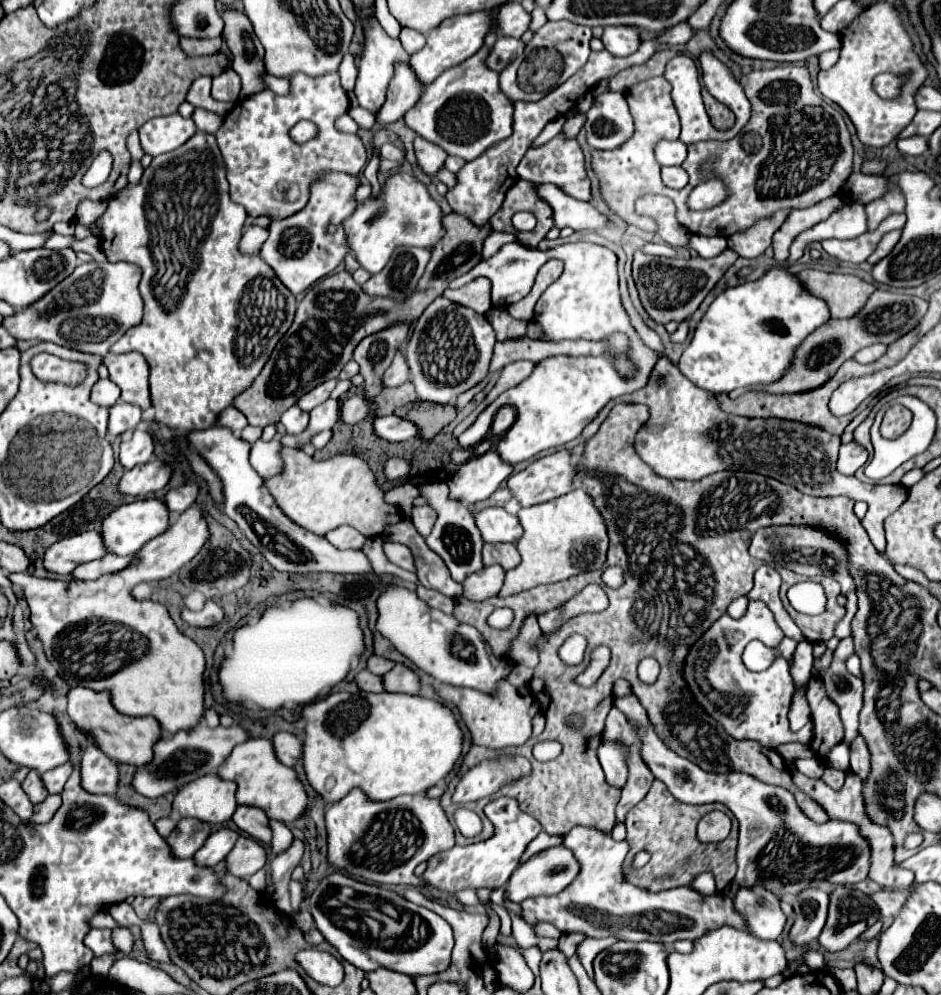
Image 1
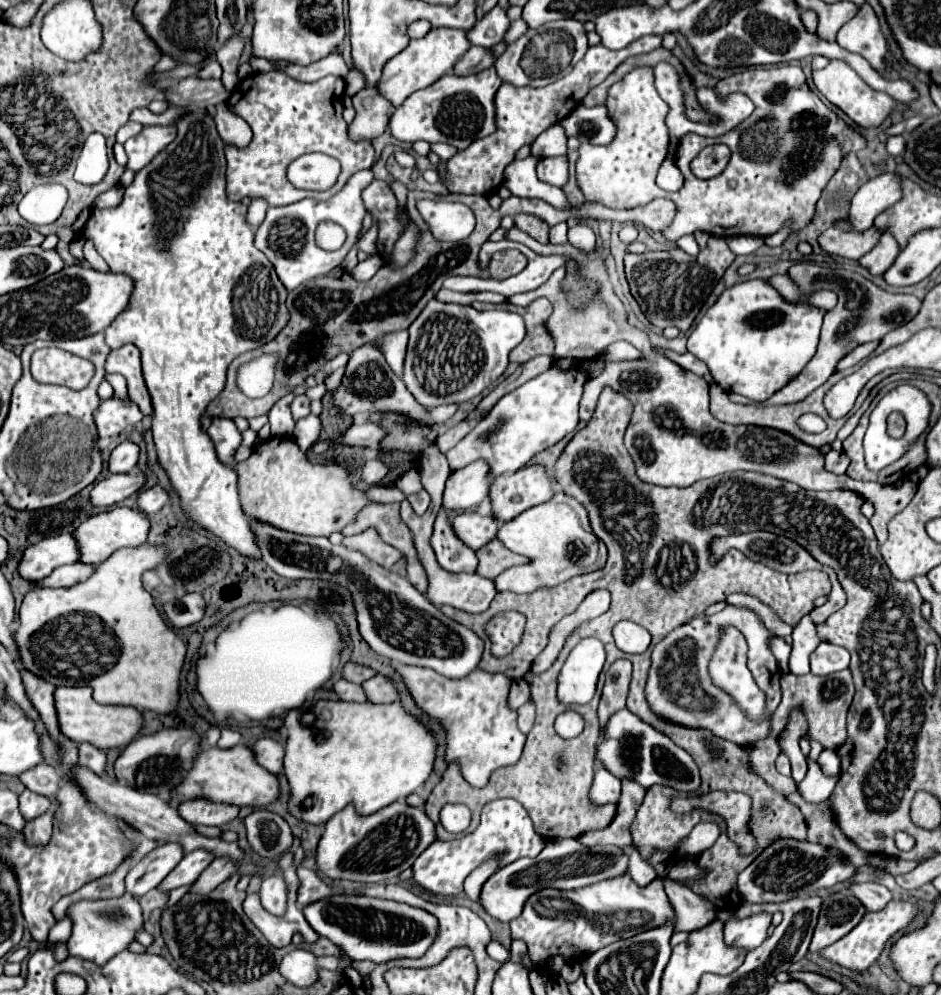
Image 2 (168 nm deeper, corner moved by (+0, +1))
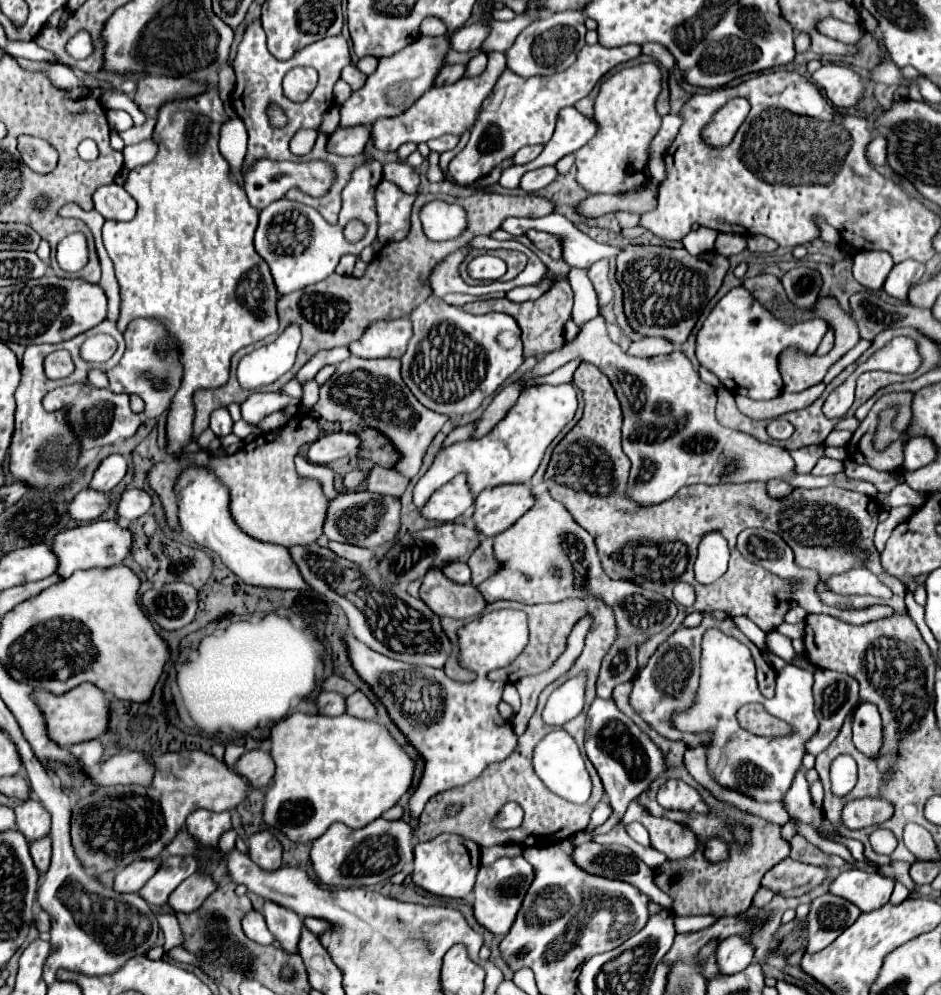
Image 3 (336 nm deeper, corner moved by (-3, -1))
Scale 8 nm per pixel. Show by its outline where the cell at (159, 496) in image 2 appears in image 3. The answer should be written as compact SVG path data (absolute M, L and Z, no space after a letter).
M128 488L120 496L118 506L116 506L116 512L118 512L120 518L134 520L134 518L146 514L150 510L150 506L152 506L152 498L144 490Z

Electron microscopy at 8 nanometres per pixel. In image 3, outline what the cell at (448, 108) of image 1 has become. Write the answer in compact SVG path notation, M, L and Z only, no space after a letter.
M492 52L484 74L480 74L476 78L462 78L448 86L430 88L428 92L424 92L424 96L420 100L416 100L402 114L376 120L370 126L370 142L374 144L374 148L378 148L382 152L394 152L394 150L398 150L398 146L402 146L406 142L420 144L420 142L428 142L436 136L442 136L442 134L462 136L466 130L470 130L474 126L478 110L482 106L482 100L490 94L490 90L494 88L494 84L504 68L506 68L506 56Z

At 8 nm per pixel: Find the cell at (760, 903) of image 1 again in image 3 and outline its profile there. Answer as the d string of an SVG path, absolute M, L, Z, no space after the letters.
M740 936L726 938L716 950L716 964L722 976L742 972L744 968L748 968L752 958L754 958L752 944Z

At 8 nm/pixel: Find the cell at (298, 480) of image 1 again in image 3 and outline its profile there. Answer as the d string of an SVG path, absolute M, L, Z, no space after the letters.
M298 412L288 420L284 428L280 428L272 436L266 438L266 434L260 434L232 456L210 456L206 450L198 450L198 452L186 452L182 458L168 458L166 462L154 464L148 470L148 484L162 502L168 528L180 532L174 488L178 476L186 470L186 462L188 462L188 466L206 468L208 472L218 476L218 480L224 486L228 486L228 482L234 484L228 486L230 512L232 512L232 520L236 520L236 526L244 534L260 542L270 542L286 548L308 546L316 542L318 536L322 534L328 498L322 494L322 488L316 480L300 478L294 468L294 456L298 454L298 436L316 436L316 430L320 430L316 418L308 412Z

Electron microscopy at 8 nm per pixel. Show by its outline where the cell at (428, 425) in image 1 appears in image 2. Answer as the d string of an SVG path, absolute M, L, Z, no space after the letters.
M385 412L379 418L379 424L387 428L387 438L381 442L383 450L403 450L403 452L423 452L429 444L435 442L437 434L433 426L413 422L401 414Z

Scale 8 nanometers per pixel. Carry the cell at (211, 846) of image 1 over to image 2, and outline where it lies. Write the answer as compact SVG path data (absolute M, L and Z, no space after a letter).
M193 850L189 854L183 856L183 860L169 872L169 876L161 882L161 890L169 892L177 886L185 886L185 884L193 884L201 872L215 860L215 854L209 854L209 850Z

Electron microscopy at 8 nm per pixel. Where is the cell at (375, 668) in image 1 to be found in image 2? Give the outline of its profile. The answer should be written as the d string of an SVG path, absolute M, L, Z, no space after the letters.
M347 662L345 666L343 666L343 678L345 680L351 680L351 682L355 682L355 684L363 684L369 676L375 676L377 672L373 670L373 668L369 668L369 666L361 666L361 664L357 664L357 662Z

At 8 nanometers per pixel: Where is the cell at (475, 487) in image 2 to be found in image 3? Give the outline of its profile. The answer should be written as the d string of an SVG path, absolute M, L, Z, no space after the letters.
M458 474L448 484L440 486L432 498L420 508L420 514L426 520L436 522L454 522L458 516L462 516L474 502L474 494L468 488L466 476Z

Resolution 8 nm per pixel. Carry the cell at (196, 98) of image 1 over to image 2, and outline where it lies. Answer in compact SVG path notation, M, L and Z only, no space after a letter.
M211 60L205 68L199 70L199 78L221 78L221 66L217 60Z

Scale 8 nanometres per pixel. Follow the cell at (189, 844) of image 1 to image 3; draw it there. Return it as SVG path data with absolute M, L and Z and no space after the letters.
M136 860L130 866L118 870L114 874L114 884L112 888L116 892L138 892L150 878L152 872L160 868L160 860Z

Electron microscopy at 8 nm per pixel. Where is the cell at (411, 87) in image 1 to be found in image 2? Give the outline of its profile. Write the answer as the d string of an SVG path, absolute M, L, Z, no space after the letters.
M363 88L353 96L353 108L357 116L353 124L349 124L349 134L351 138L361 140L373 140L381 136L389 126L389 114L395 110L379 90L371 88Z

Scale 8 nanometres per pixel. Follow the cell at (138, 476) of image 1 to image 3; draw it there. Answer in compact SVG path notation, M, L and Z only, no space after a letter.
M82 490L78 492L72 502L68 504L68 516L76 522L90 522L96 520L108 508L108 494L100 494L96 490Z

